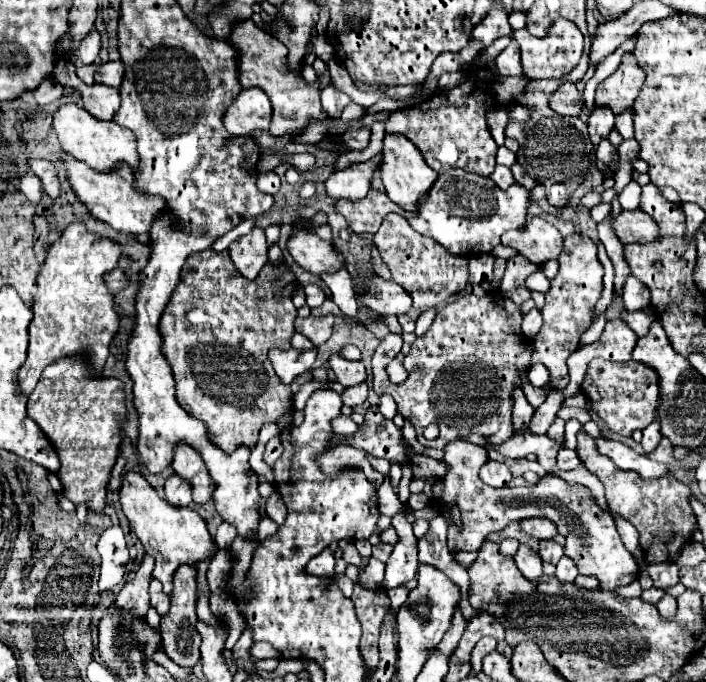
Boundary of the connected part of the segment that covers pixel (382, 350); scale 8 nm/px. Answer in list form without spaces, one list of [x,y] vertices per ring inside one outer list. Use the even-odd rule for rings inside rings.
[[[475,294],[459,296],[455,302],[443,306],[437,312],[431,328],[411,344],[409,354],[405,354],[403,358],[403,366],[409,370],[409,378],[405,382],[393,384],[385,372],[389,362],[402,349],[404,341],[401,335],[389,333],[381,340],[372,358],[373,390],[377,394],[389,392],[395,398],[399,412],[405,418],[411,418],[411,424],[415,426],[417,432],[417,440],[427,448],[443,448],[445,442],[457,438],[485,448],[501,446],[515,434],[513,418],[511,418],[511,410],[513,410],[511,392],[513,386],[519,384],[519,372],[527,370],[531,362],[531,352],[527,350],[527,338],[521,332],[521,320],[523,316],[519,312],[519,306],[515,302],[509,302],[509,298],[505,296],[489,296],[489,294],[483,298]],[[429,424],[441,426],[441,438],[427,440],[423,436],[423,430]]]

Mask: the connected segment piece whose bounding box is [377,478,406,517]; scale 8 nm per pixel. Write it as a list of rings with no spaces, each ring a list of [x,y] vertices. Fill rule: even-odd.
[[[386,478],[383,484],[379,487],[377,493],[379,496],[379,511],[381,514],[392,517],[399,512],[406,513],[405,507],[392,490],[388,478]]]

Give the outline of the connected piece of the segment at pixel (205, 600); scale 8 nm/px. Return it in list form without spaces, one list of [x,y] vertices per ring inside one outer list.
[[[199,594],[199,604],[197,604],[197,616],[201,622],[207,622],[211,626],[219,626],[219,618],[215,618],[209,610],[209,594]]]

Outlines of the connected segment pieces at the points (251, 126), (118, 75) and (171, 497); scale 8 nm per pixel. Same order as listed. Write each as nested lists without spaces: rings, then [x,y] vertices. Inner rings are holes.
[[[245,88],[223,114],[223,124],[233,136],[249,136],[269,130],[271,102],[263,90]]]
[[[119,60],[117,62],[105,62],[95,72],[95,82],[97,84],[119,88],[121,80],[123,80],[123,64]]]
[[[171,476],[165,480],[165,500],[173,506],[189,506],[191,504],[191,490],[189,490],[189,482],[181,482],[181,478]]]

